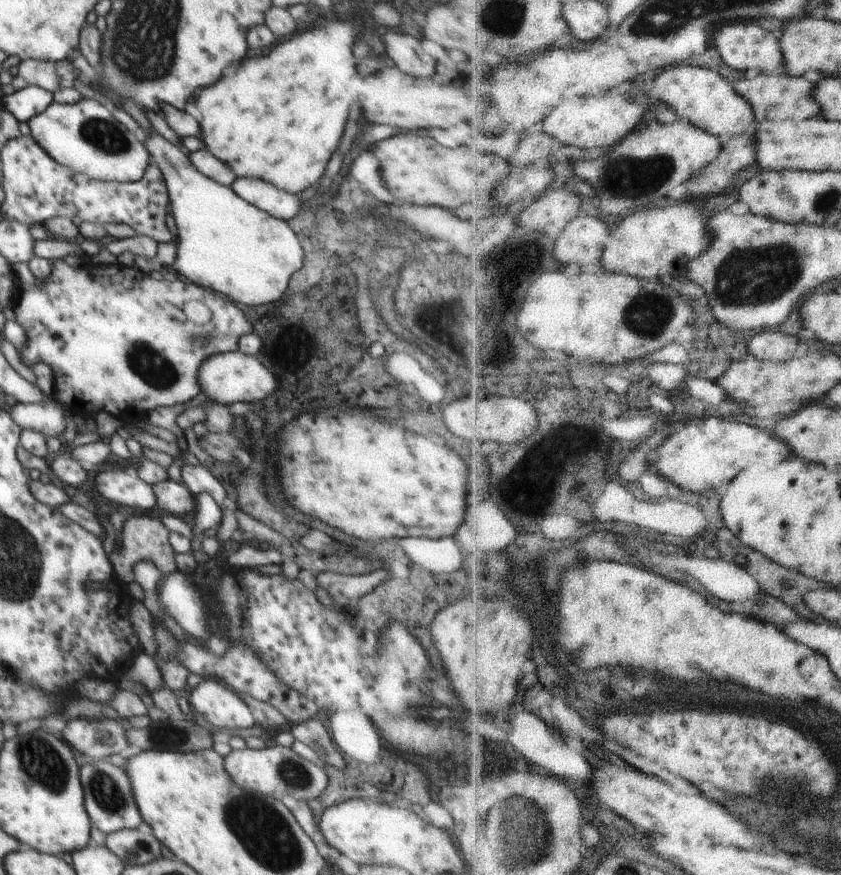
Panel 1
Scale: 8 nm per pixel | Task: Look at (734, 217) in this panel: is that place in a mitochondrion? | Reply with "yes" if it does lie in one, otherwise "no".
no

